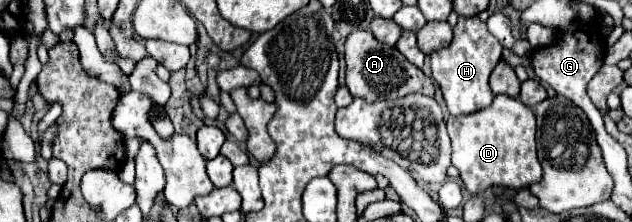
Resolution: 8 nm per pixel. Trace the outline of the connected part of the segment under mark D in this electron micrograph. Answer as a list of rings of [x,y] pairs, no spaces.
[[[495,97],[489,107],[473,113],[473,115],[449,117],[447,129],[449,129],[449,137],[453,141],[453,165],[459,169],[461,179],[471,195],[477,195],[479,191],[485,191],[491,185],[523,189],[541,179],[543,171],[541,171],[541,163],[537,159],[537,147],[535,147],[535,115],[527,105],[521,105],[519,99]]]

